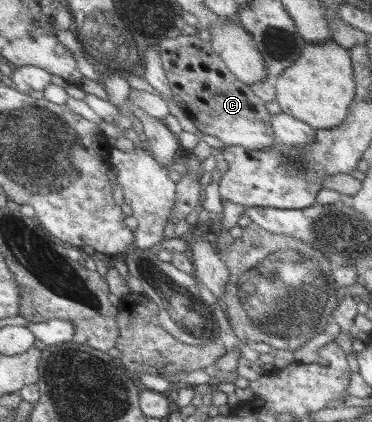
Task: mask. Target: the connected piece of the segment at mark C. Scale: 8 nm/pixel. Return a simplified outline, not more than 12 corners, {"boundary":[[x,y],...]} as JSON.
{"boundary":[[198,34],[154,48],[173,102],[225,147],[274,145],[272,115]]}

